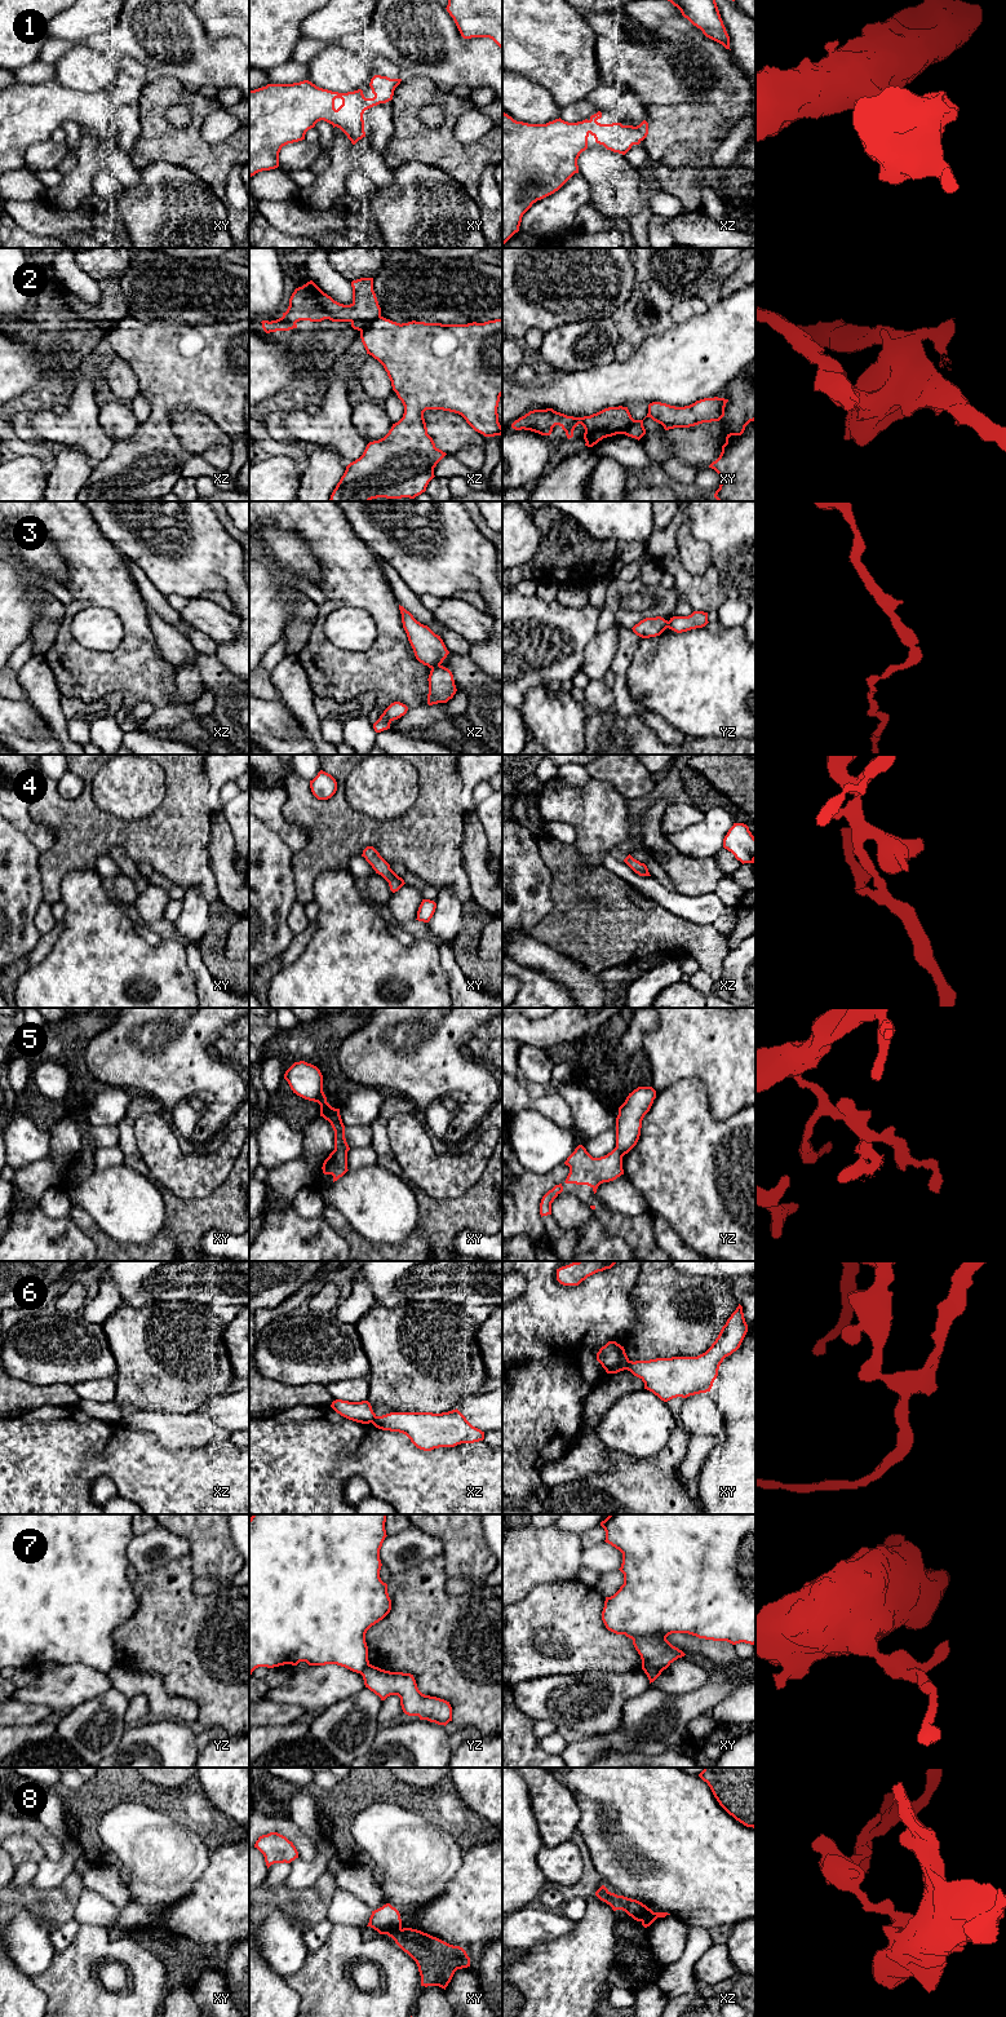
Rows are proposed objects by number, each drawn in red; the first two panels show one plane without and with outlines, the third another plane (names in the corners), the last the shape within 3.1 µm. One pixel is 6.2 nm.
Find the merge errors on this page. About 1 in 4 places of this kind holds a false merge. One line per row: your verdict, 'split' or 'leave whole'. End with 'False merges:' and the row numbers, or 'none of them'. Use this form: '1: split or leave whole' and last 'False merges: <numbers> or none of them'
1: leave whole
2: split
3: split
4: leave whole
5: split
6: split
7: split
8: split
False merges: 2, 3, 5, 6, 7, 8

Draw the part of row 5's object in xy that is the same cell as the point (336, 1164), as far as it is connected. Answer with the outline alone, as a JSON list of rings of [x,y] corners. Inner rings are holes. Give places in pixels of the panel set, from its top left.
[[[334,1149],[323,1163],[323,1173],[332,1175],[333,1182],[342,1177],[347,1169],[347,1153]]]

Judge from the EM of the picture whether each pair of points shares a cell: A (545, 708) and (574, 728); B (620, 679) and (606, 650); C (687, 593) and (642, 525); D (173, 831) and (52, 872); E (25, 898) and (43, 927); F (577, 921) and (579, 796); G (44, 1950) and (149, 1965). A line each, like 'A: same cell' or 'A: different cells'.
A: same cell
B: different cells
C: different cells
D: same cell
E: different cells
F: different cells
G: different cells

